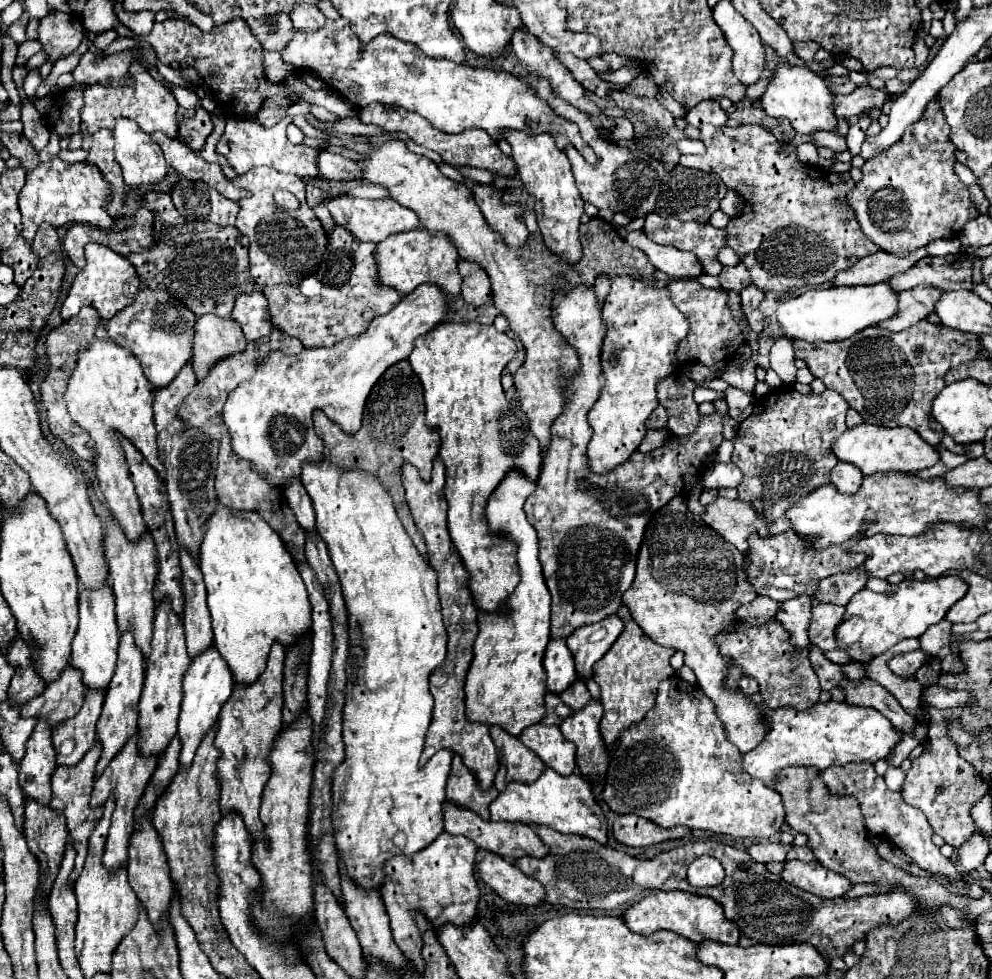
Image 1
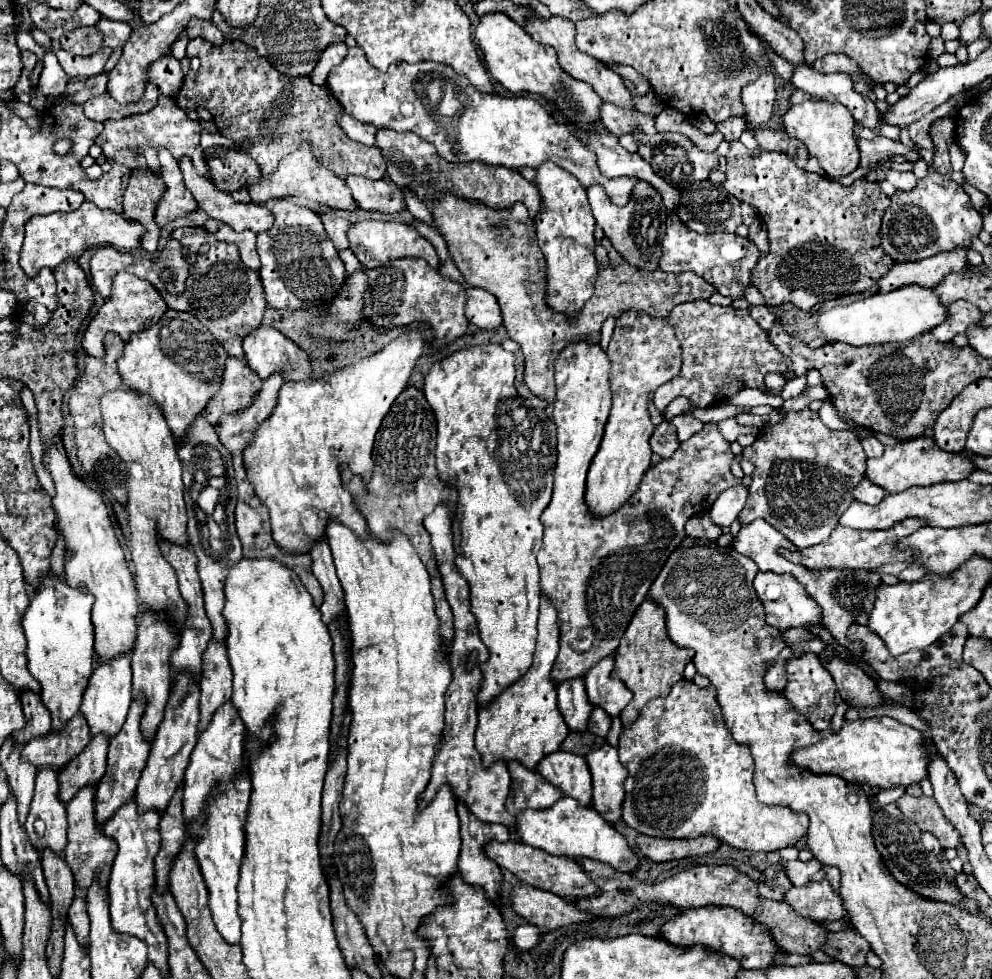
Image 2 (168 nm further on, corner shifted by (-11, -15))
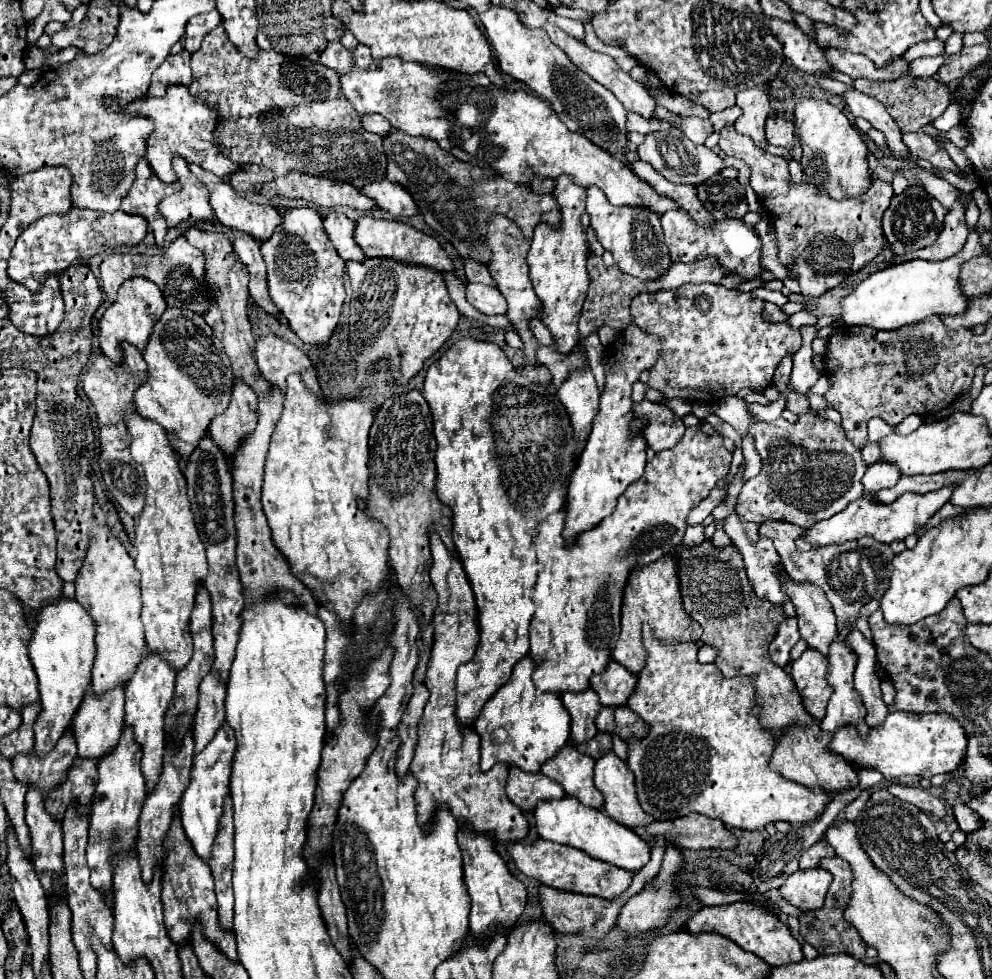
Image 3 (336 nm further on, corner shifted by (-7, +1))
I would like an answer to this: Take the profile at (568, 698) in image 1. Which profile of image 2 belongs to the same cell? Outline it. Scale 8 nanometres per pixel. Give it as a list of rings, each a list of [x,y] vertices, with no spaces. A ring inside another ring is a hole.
[[[595,706],[593,712],[591,712],[591,720],[589,720],[589,724],[587,724],[587,730],[593,732],[595,736],[605,738],[609,726],[611,726],[611,716],[607,716],[607,712],[603,712],[603,708]]]

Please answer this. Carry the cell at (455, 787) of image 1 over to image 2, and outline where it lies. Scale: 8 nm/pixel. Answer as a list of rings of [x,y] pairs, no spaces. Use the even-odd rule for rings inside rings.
[[[457,802],[457,814],[459,814],[459,820],[461,820],[461,840],[463,840],[461,854],[459,854],[459,872],[469,884],[483,886],[485,892],[487,892],[487,898],[497,902],[497,888],[499,888],[499,882],[501,882],[501,868],[483,854],[483,844],[487,840],[507,842],[509,840],[509,830],[505,826],[501,826],[501,824],[487,824],[487,822],[477,820],[473,816],[473,812],[461,802]]]

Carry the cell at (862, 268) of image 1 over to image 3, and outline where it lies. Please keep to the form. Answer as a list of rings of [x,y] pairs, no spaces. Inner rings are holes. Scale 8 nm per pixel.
[[[955,200],[953,206],[947,212],[943,232],[939,234],[935,244],[931,244],[927,248],[921,248],[921,250],[915,250],[915,252],[909,252],[907,256],[899,256],[899,258],[895,258],[895,262],[915,260],[915,258],[921,258],[921,260],[945,260],[945,258],[951,258],[963,248],[969,232],[973,232],[973,230],[965,222],[965,206],[959,204],[959,200]]]

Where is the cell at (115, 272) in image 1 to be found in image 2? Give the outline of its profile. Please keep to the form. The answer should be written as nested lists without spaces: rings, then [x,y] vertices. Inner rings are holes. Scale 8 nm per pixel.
[[[117,272],[113,276],[111,296],[97,310],[97,314],[87,324],[87,330],[83,332],[83,338],[81,338],[83,350],[95,358],[103,358],[103,354],[105,354],[103,352],[103,336],[107,332],[117,332],[121,336],[121,340],[129,340],[129,336],[133,332],[139,332],[139,330],[155,324],[163,316],[165,310],[167,310],[167,306],[151,282],[141,280],[137,276],[131,276],[129,272]]]

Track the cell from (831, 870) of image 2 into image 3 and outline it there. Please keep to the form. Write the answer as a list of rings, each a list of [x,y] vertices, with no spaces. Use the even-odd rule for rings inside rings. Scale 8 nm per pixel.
[[[839,856],[821,860],[821,866],[827,868],[833,874],[833,884],[831,884],[831,888],[827,892],[823,908],[809,910],[809,912],[803,912],[799,916],[799,934],[819,954],[839,954],[839,952],[843,952],[843,954],[849,954],[849,956],[861,960],[861,958],[865,958],[865,942],[859,936],[859,932],[843,918],[843,912],[845,912],[845,908],[849,904],[849,896],[851,896],[851,882],[853,882],[851,866]]]

